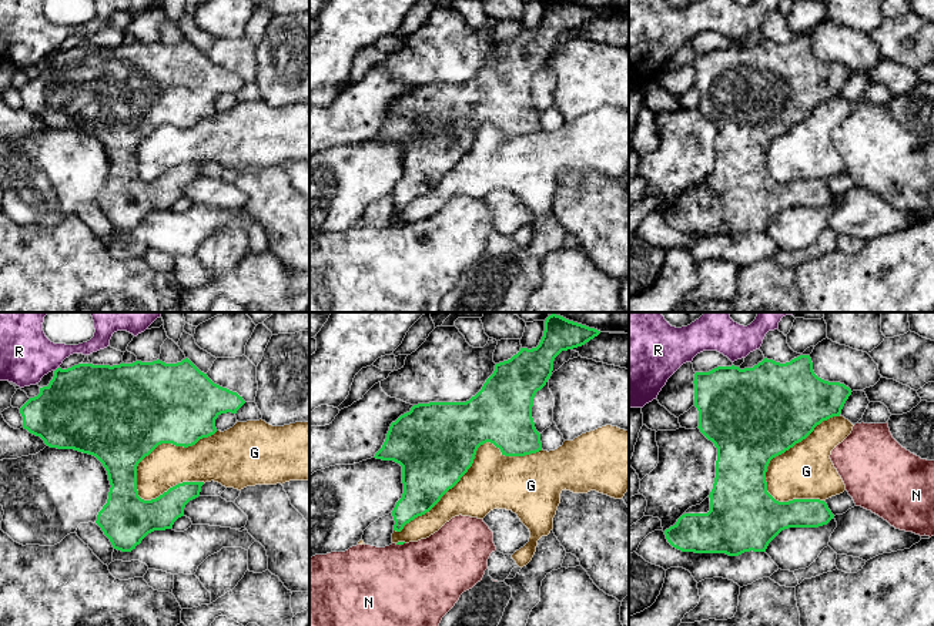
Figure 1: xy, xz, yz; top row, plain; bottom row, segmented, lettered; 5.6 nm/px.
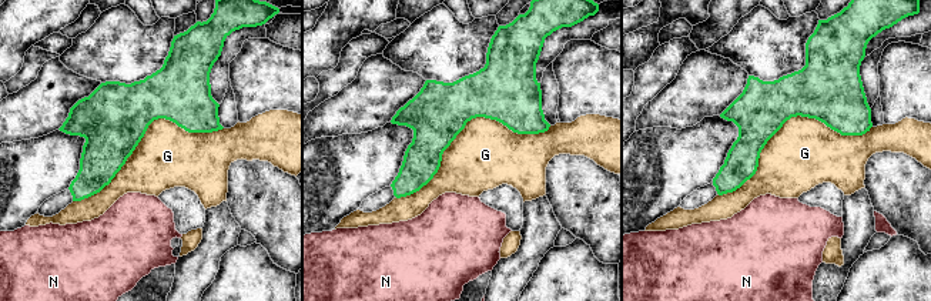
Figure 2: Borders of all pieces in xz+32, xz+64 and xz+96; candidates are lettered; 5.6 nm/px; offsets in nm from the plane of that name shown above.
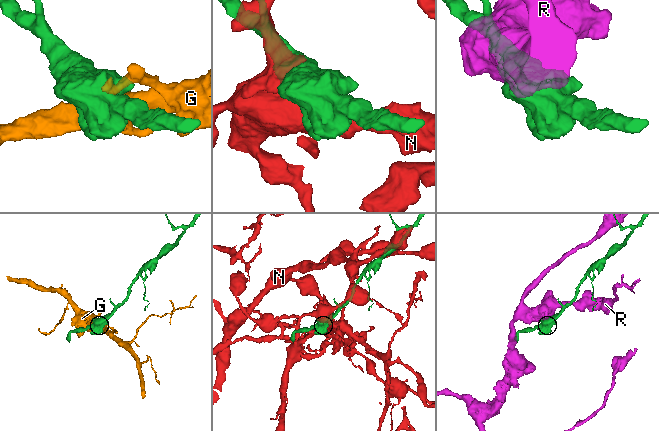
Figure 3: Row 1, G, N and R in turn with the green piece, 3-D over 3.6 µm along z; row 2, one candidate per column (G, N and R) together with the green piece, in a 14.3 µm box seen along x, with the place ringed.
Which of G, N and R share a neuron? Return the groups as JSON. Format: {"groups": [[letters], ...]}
{"groups": [["G"], ["N"], ["R"]]}

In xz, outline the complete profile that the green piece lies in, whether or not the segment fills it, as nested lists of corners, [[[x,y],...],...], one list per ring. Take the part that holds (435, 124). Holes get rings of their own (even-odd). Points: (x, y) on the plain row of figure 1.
[[[546,0],[539,26],[532,30],[520,29],[510,40],[496,44],[482,70],[469,81],[418,84],[392,103],[382,128],[374,138],[394,141],[402,147],[404,174],[392,191],[394,211],[401,212],[406,204],[429,193],[468,153],[481,125],[491,123],[505,137],[525,137],[542,131],[540,114],[532,98],[533,78],[546,66],[553,51],[553,41],[562,31],[582,27],[599,14],[600,11],[595,9],[569,0]]]

